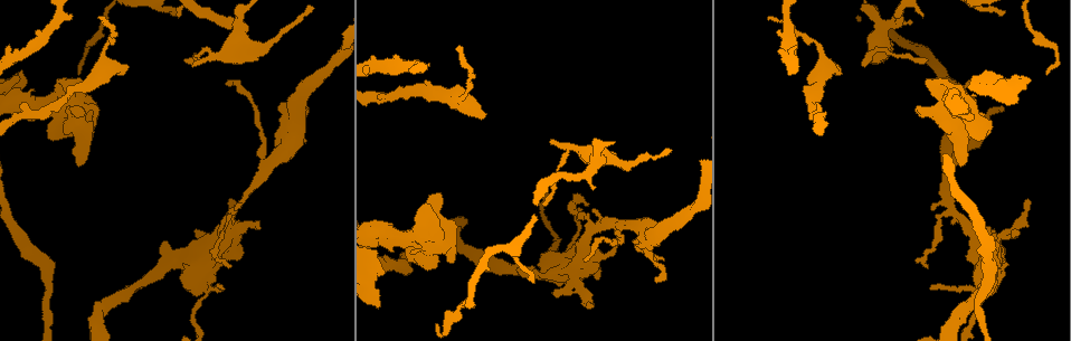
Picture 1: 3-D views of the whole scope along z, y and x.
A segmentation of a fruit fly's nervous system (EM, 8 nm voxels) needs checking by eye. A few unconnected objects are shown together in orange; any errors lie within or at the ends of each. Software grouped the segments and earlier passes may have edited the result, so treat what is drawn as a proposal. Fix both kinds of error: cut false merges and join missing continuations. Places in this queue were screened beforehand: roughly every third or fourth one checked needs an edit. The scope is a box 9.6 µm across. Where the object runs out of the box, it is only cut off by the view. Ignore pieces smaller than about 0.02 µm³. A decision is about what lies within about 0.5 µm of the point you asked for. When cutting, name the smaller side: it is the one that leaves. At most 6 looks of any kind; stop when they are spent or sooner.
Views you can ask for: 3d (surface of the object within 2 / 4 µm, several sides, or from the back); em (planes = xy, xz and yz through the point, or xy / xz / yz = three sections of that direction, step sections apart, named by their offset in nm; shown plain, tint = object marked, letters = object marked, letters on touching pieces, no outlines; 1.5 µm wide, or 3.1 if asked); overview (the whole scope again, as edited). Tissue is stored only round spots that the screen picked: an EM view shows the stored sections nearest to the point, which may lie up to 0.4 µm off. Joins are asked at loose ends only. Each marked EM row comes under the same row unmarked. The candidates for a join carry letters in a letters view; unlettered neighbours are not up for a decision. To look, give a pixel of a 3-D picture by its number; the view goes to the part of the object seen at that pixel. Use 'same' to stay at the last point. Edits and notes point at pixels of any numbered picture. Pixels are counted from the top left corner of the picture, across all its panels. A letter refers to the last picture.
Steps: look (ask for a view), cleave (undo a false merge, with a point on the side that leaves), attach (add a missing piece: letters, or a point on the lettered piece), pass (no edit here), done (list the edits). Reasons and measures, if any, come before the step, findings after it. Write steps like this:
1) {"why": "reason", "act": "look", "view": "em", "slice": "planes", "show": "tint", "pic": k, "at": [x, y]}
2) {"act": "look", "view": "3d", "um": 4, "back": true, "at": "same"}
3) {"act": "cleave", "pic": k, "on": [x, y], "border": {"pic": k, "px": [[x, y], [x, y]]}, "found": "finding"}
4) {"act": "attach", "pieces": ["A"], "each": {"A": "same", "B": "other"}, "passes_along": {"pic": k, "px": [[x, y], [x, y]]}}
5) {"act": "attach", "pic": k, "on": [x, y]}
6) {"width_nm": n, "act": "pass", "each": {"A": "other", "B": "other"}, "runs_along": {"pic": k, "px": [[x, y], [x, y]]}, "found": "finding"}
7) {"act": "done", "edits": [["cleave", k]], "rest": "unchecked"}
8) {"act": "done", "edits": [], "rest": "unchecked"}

{"why": "free end", "act": "look", "view": "3d", "um": 4, "pic": 1, "at": [805, 91]}

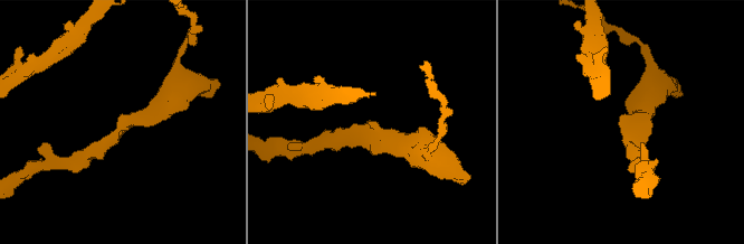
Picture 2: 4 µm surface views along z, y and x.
{"act": "look", "view": "em", "slice": "planes", "show": "letters", "pic": 2, "at": [366, 122]}

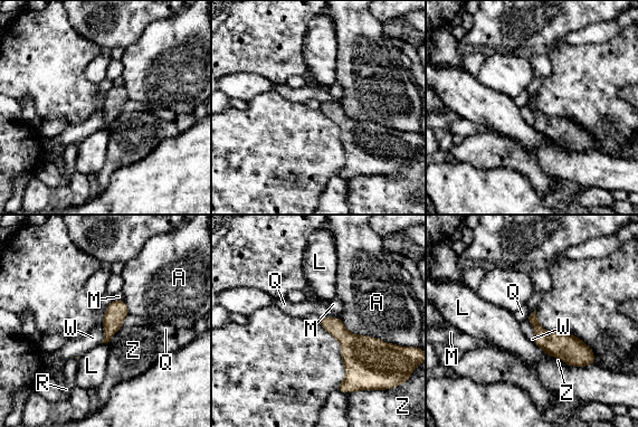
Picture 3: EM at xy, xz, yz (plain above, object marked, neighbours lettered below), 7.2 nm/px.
{"act": "pass", "each": {"A": "other", "L": "other", "M": "other", "Q": "other", "R": "other", "W": "other", "Z": "other"}, "found": "none of them fits"}

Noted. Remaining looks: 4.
{"act": "look", "view": "3d", "um": 4, "back": true, "pic": 1, "at": [437, 192]}

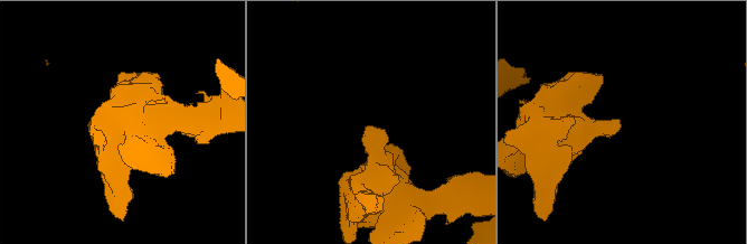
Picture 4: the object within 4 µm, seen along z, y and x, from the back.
{"act": "look", "view": "em", "slice": "yz", "step": 8, "show": "letters", "pic": 4, "at": [619, 124]}

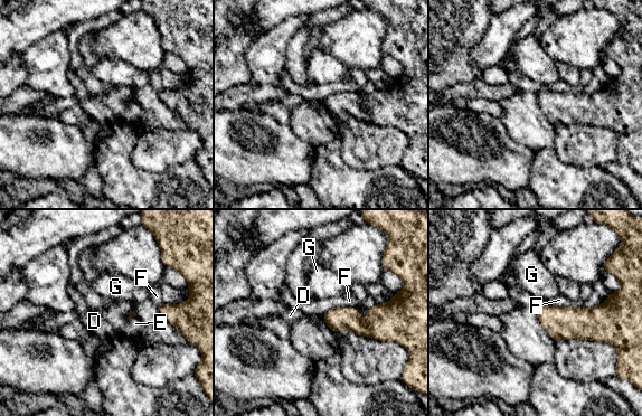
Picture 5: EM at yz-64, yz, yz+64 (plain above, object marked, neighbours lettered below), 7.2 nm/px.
{"why": "cut it another way", "act": "look", "view": "em", "slice": "planes", "show": "letters", "at": "same"}

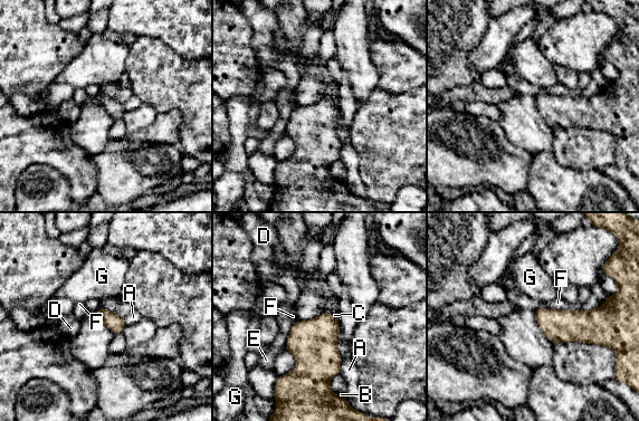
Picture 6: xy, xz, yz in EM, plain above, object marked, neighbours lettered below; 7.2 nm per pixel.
{"act": "pass", "each": {"A": "other", "B": "other", "C": "other", "D": "other", "E": "other", "F": "other", "G": "other"}, "border": {"pic": 6, "px": [[339, 328], [336, 348], [342, 361]]}, "found": "no lettered piece goes on from it"}

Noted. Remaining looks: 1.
{"why": "branch stops here", "act": "look", "view": "em", "slice": "planes", "show": "letters", "pic": 1, "at": [960, 166]}

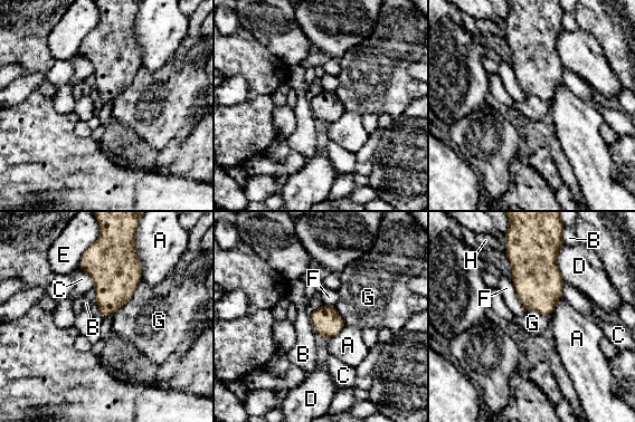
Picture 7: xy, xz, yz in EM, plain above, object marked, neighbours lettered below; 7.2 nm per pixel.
{"width_nm": 200, "act": "pass", "each": {"A": "other", "B": "other", "C": "other", "D": "other", "E": "other", "F": "other", "G": "other", "H": "other"}, "found": "no lettered piece goes on from it"}

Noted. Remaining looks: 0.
{"act": "done", "edits": [], "rest": "unchecked"}

